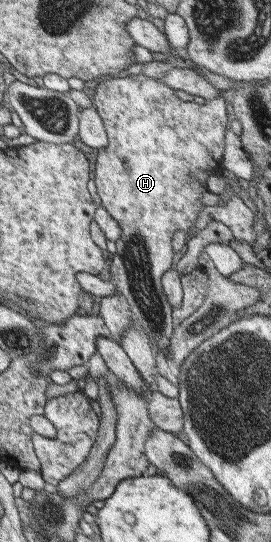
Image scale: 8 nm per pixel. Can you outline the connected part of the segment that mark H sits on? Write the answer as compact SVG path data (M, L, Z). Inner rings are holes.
M145 74L128 75L124 78L109 78L106 81L96 83L94 93L94 106L103 117L106 131L108 132L109 145L100 148L96 160L96 168L94 170L94 181L98 190L98 196L102 200L102 206L119 222L122 229L122 237L116 241L116 252L111 256L110 270L111 280L116 283L118 290L125 294L125 298L131 304L132 316L135 323L151 338L151 344L156 350L161 350L166 357L169 355L169 348L172 346L172 338L177 328L177 323L173 320L173 310L175 309L169 302L162 285L163 275L172 268L178 259L178 254L173 249L173 237L179 230L186 232L191 226L196 225L199 212L204 208L203 202L199 202L201 194L207 190L207 178L217 170L217 166L221 167L223 159L225 159L225 130L229 126L229 114L227 114L227 102L225 98L217 97L208 99L203 104L197 104L193 101L181 100L175 96L175 89L169 84L165 84L164 79L155 79L145 76Z

